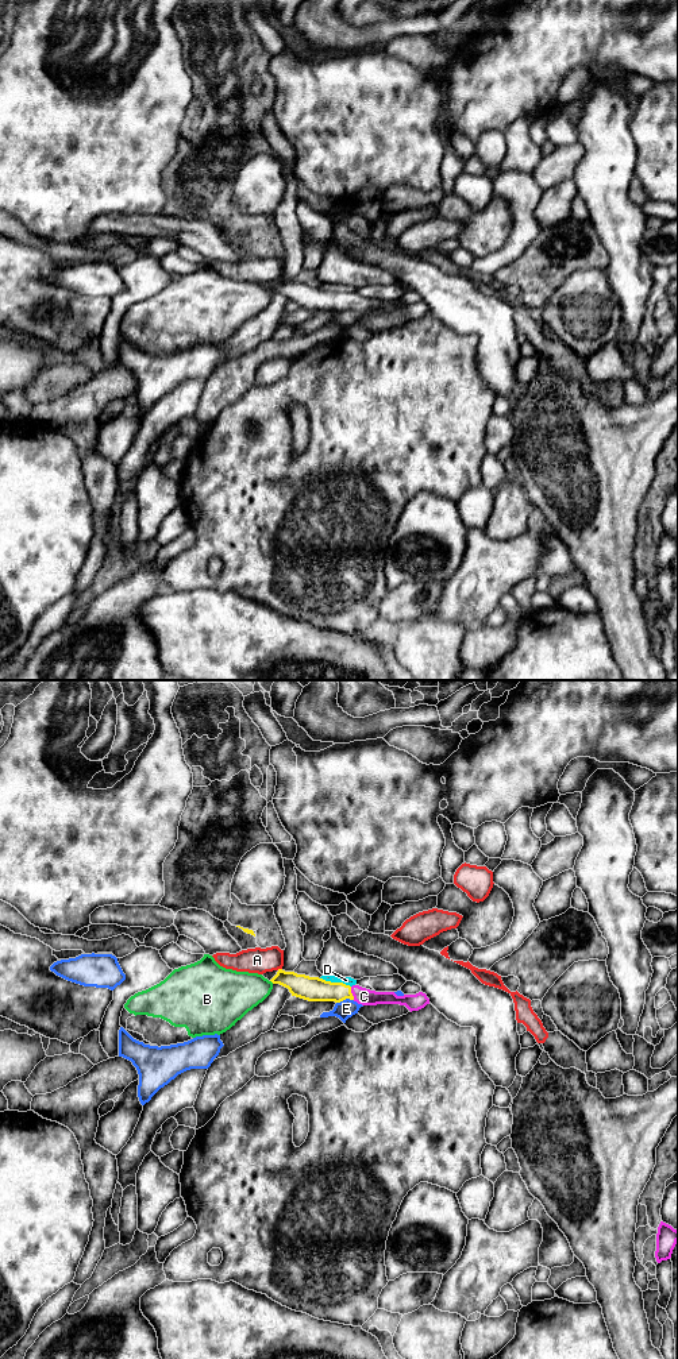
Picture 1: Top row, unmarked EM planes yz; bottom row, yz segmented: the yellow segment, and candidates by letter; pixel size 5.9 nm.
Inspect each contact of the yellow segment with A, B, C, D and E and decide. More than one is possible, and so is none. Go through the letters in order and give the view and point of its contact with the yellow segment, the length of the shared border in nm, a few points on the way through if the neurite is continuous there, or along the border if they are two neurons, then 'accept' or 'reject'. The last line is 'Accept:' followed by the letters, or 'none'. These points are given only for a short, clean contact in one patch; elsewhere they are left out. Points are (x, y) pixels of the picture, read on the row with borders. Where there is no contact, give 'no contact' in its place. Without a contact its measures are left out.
A: contact yz (278, 969); length 30 nm; reject
B: contact yz (272, 981); length 30 nm; reject
C: contact yz (351, 993); length 80 nm; way yz (311, 988), (351, 993), (363, 996); accept
D: contact yz (335, 983); length 190 nm; border yz (320, 977), (328, 981), (342, 981), (350, 987); reject
E: contact yz (345, 999); length 110 nm; reject
Accept: C

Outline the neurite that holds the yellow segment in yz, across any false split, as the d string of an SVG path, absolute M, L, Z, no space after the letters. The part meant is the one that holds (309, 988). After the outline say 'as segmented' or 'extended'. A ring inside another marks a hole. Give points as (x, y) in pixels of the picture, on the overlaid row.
M278 969L270 981L288 988L292 996L308 1001L340 1003L350 999L362 1005L400 1004L405 1005L411 1012L419 1011L429 1004L429 999L423 992L397 996L394 992L375 992L359 985L350 987L343 982L331 982L319 977L285 972L282 969Z | extended

